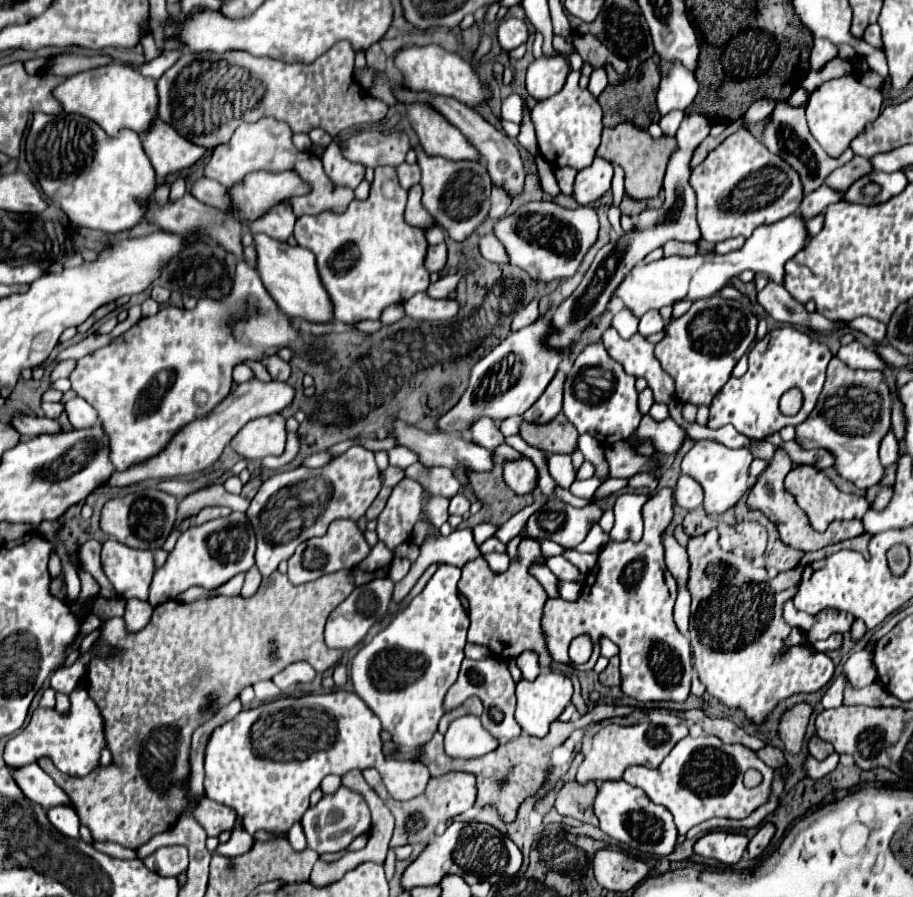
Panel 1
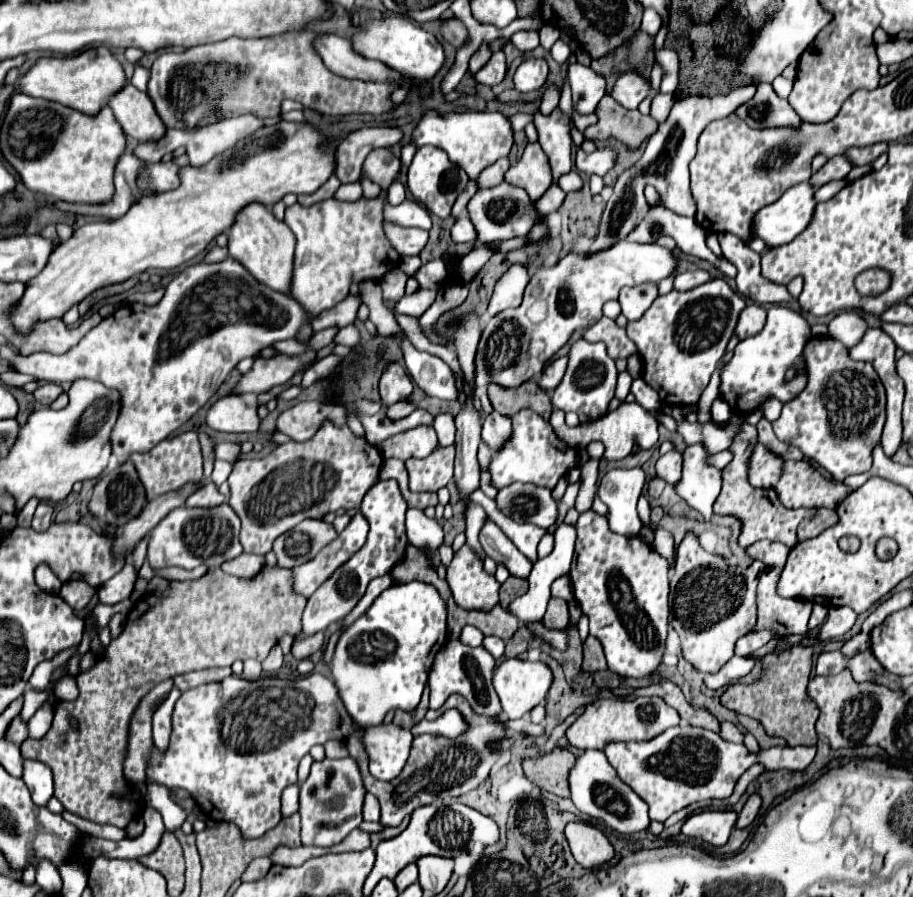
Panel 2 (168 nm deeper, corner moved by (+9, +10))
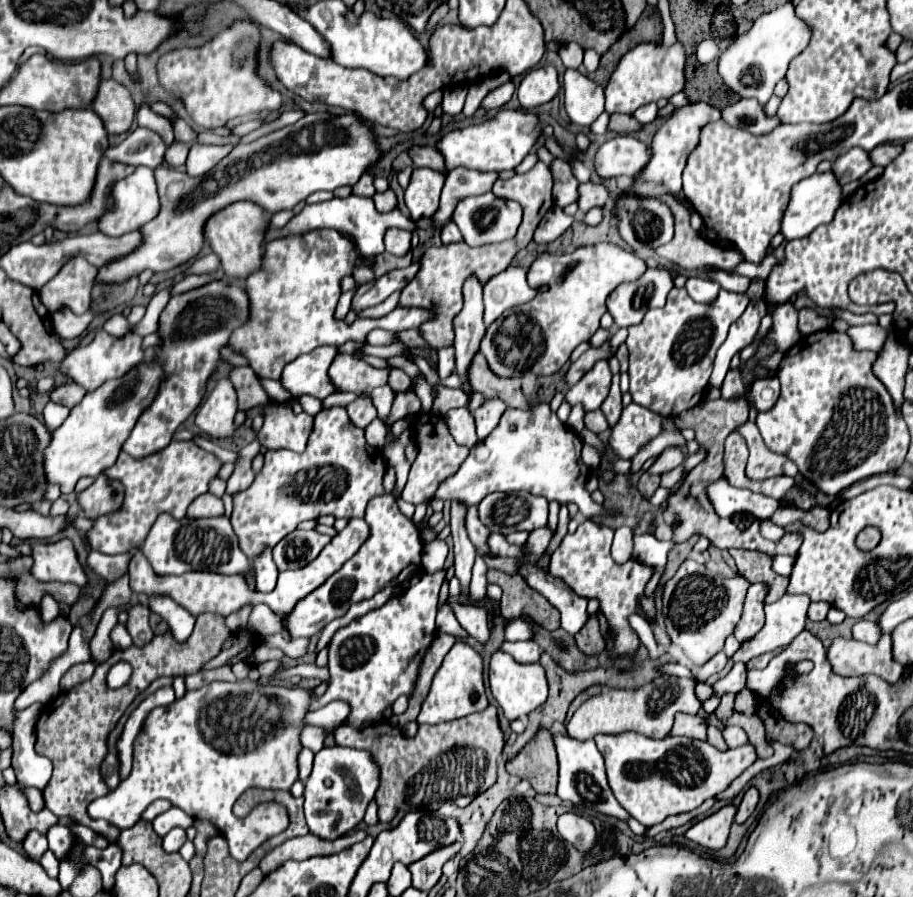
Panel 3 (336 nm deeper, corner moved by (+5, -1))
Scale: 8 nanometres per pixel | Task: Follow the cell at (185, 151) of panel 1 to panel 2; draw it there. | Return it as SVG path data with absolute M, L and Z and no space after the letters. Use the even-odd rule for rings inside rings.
M129 82L107 100L107 106L113 110L123 132L135 140L151 142L165 134L165 124L157 118L151 98Z

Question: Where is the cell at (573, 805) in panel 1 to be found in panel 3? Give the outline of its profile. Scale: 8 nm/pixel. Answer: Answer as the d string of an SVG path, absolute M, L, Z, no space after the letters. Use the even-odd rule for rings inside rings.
M539 731L537 737L507 763L507 771L527 779L537 793L557 793L557 749L549 731Z

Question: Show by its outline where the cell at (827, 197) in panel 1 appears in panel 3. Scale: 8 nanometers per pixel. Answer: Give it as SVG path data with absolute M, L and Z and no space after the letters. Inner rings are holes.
M853 147L833 163L833 173L835 173L839 185L845 185L845 183L861 179L871 167L873 165L869 161L869 155L861 149Z

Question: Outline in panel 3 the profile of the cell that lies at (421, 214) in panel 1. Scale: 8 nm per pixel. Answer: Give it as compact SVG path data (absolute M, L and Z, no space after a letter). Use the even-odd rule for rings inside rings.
M387 189L385 193L377 193L373 197L373 201L375 201L377 211L381 211L381 213L389 213L389 211L397 209L397 195L393 189Z

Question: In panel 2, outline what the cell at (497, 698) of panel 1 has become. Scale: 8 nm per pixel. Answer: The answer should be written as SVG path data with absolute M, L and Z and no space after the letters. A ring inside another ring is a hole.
M449 640L435 656L435 662L431 666L433 670L429 672L429 688L431 688L431 700L429 700L429 708L441 708L445 704L445 700L451 694L461 694L471 708L477 714L483 716L493 716L493 714L501 714L501 702L497 698L497 692L491 684L493 678L493 668L495 668L495 660L493 656L483 648L483 646L465 646L459 640Z

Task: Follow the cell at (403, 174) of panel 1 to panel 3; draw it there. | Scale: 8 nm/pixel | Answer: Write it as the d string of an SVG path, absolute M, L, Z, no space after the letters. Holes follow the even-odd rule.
M365 171L361 175L361 179L353 185L353 193L361 195L361 197L373 197L375 195L375 187L373 187L373 179L375 175L371 171Z

